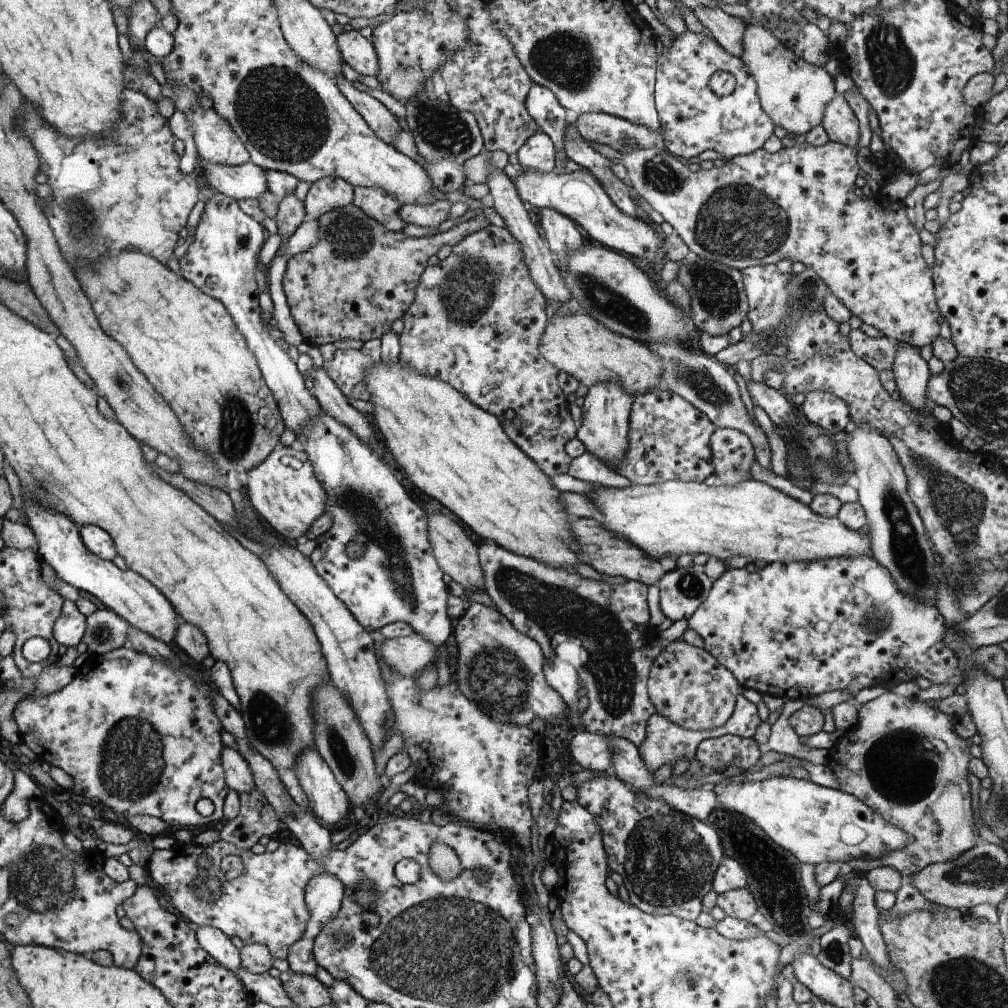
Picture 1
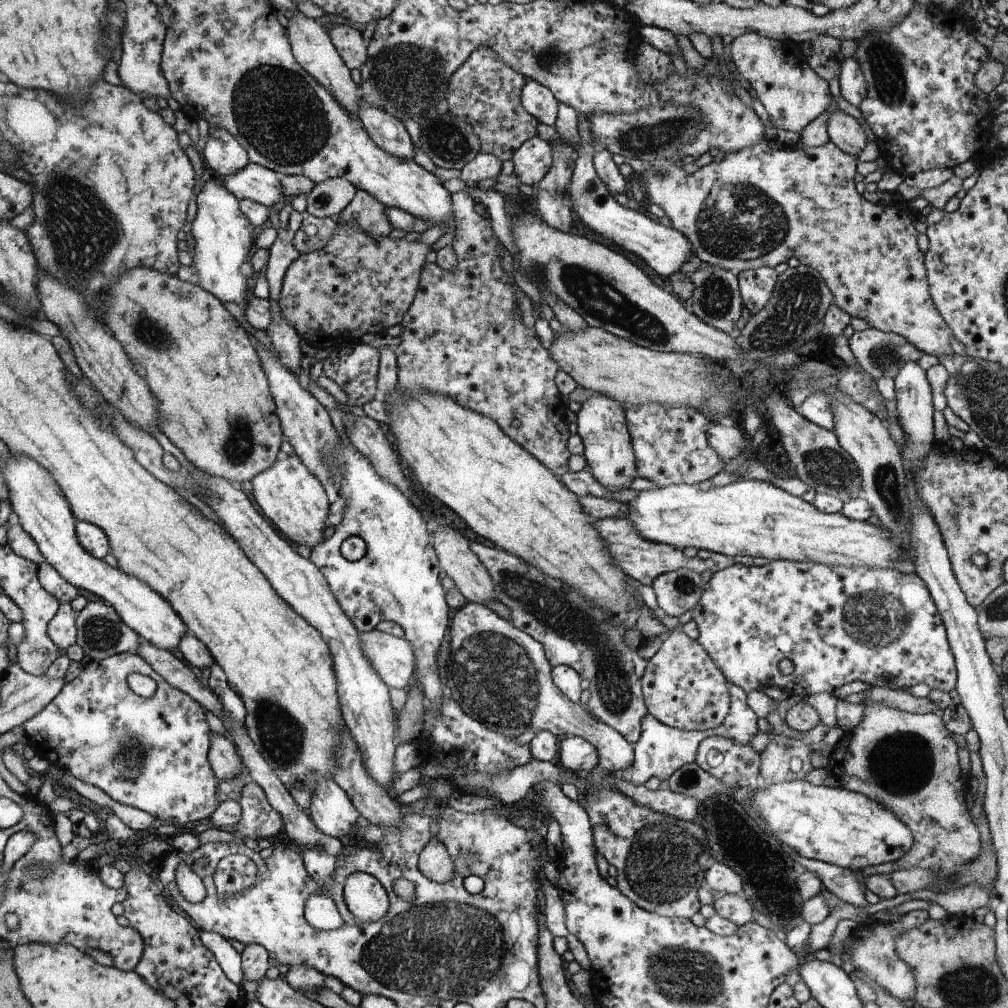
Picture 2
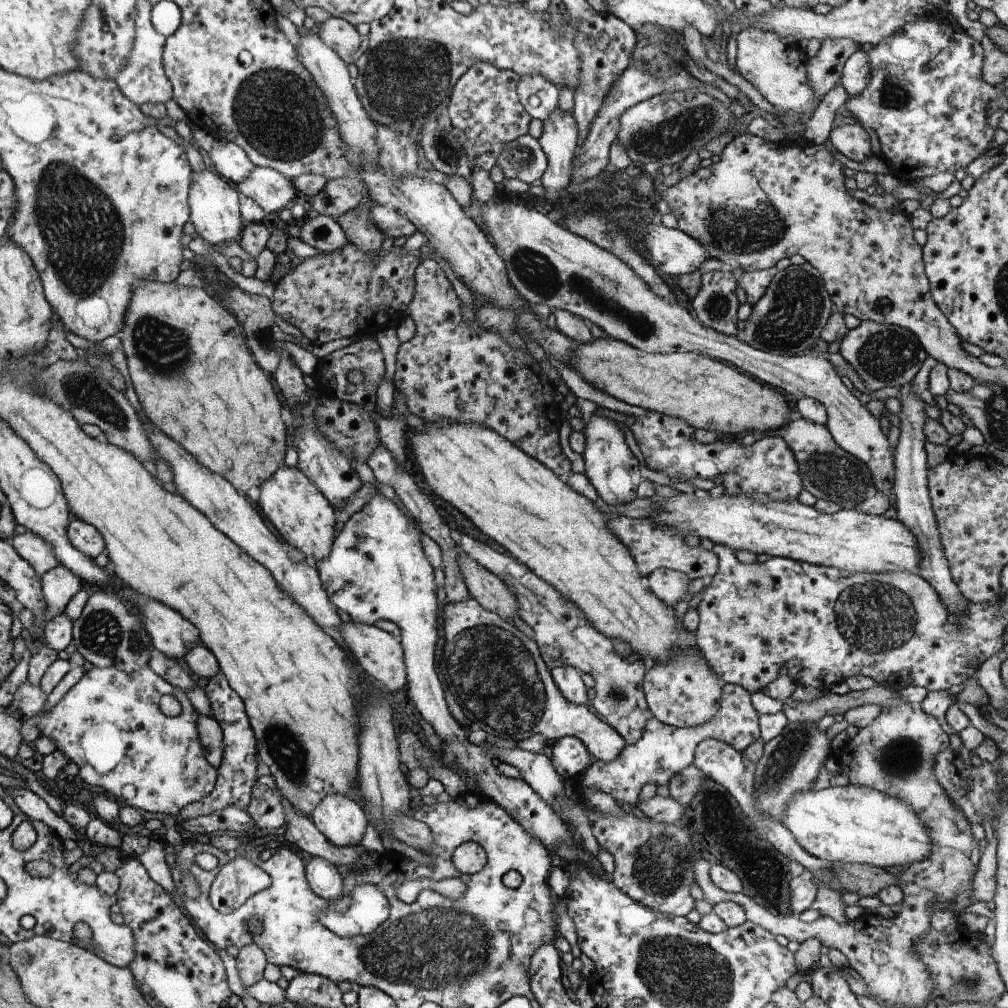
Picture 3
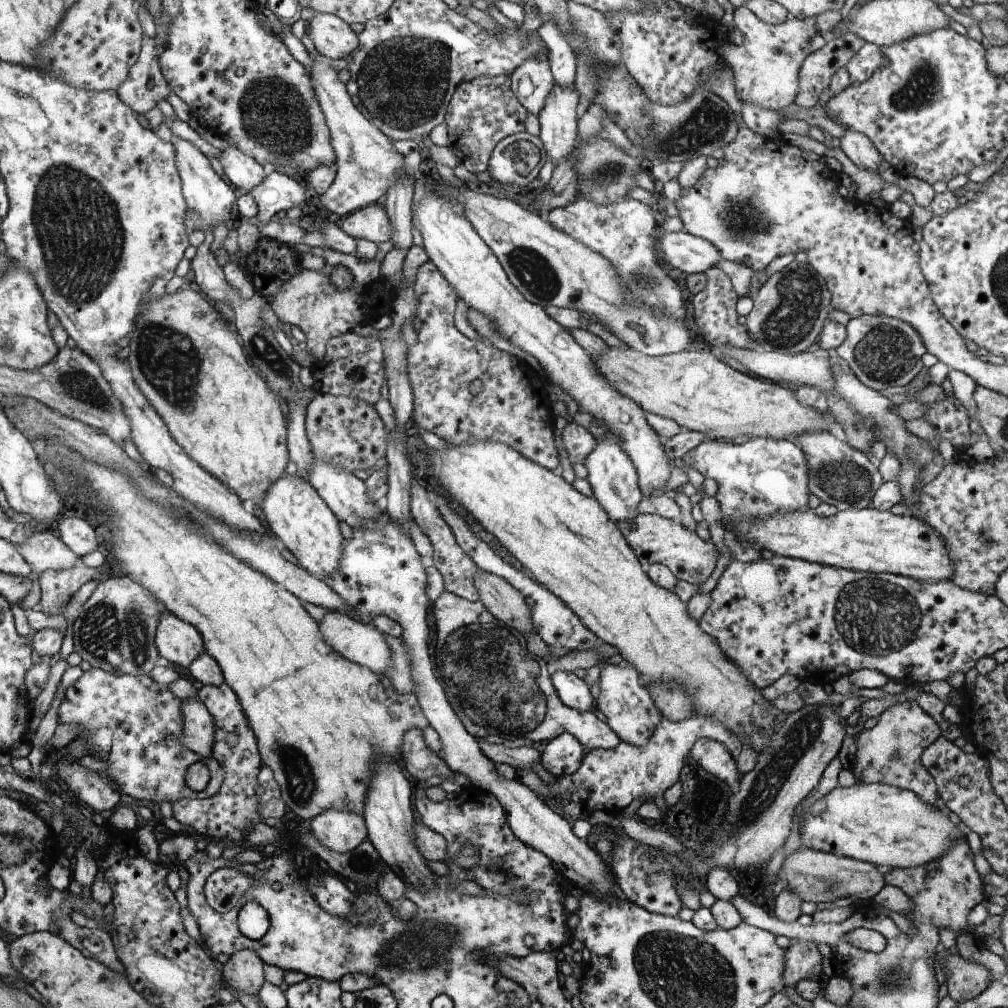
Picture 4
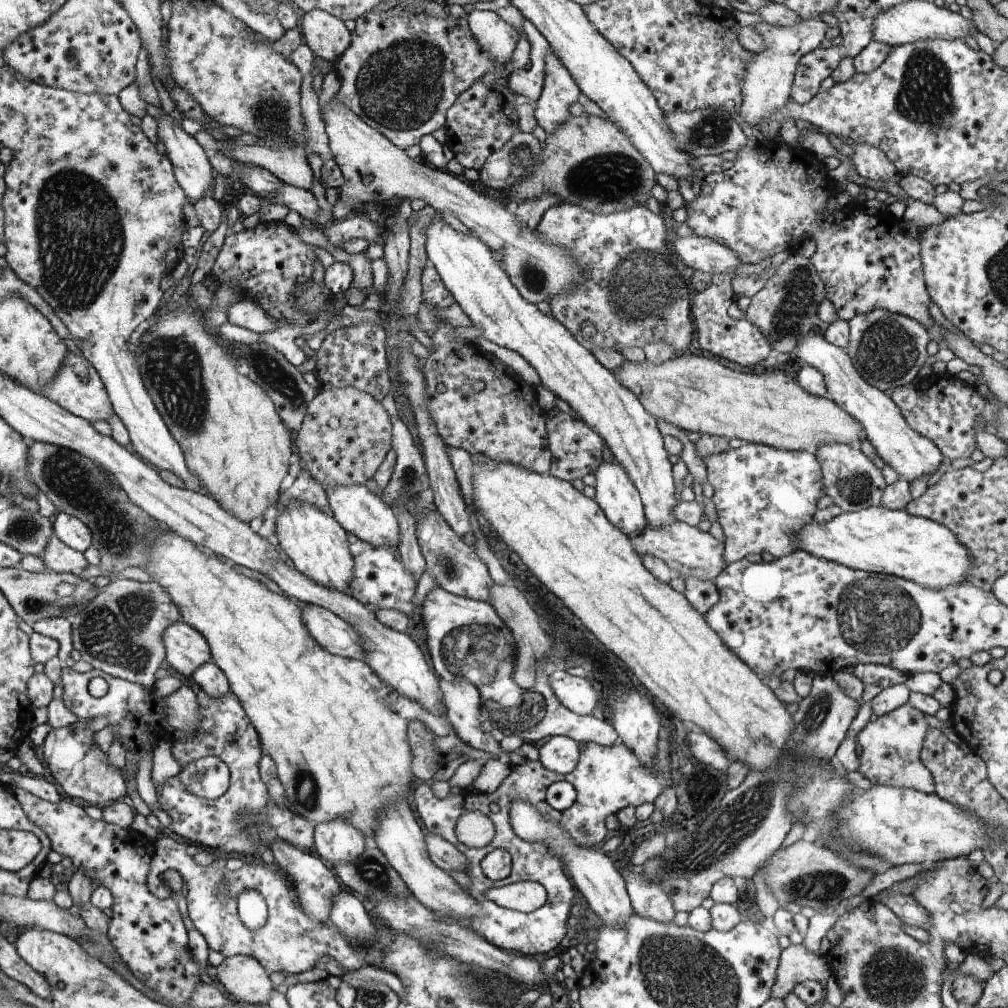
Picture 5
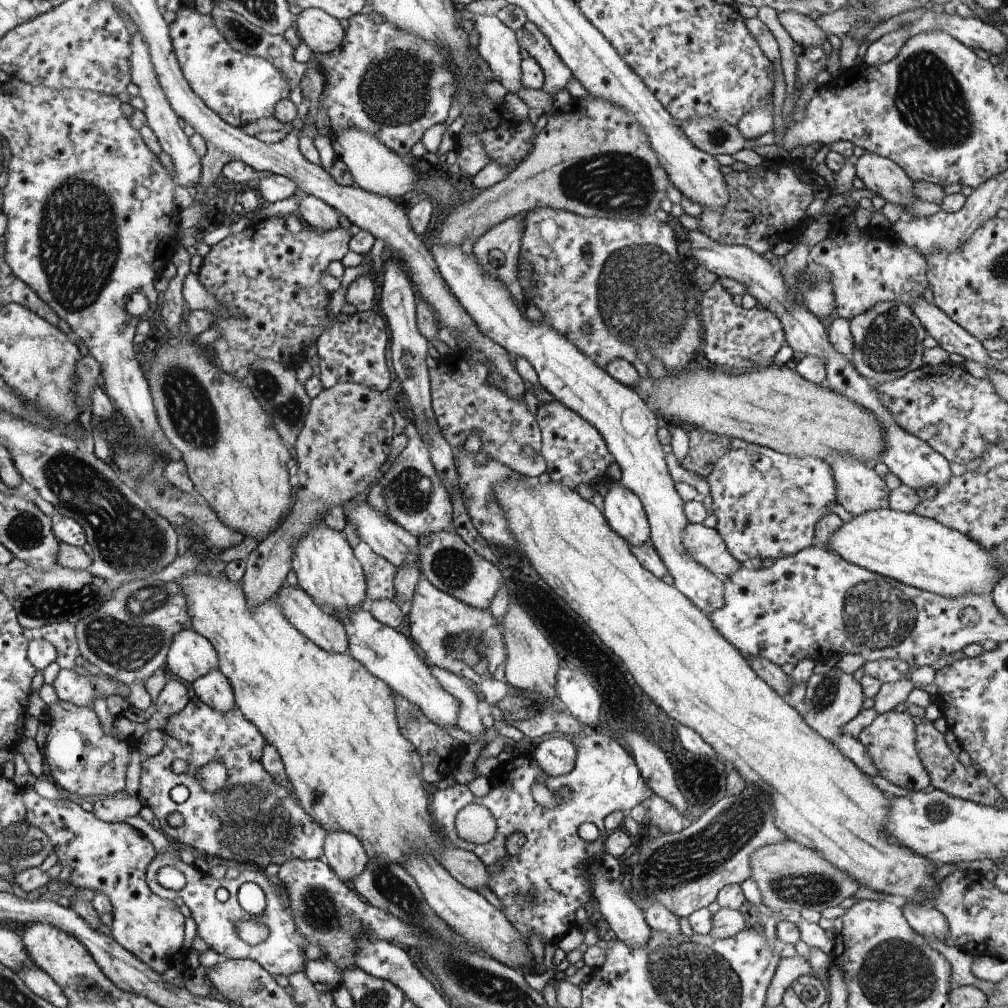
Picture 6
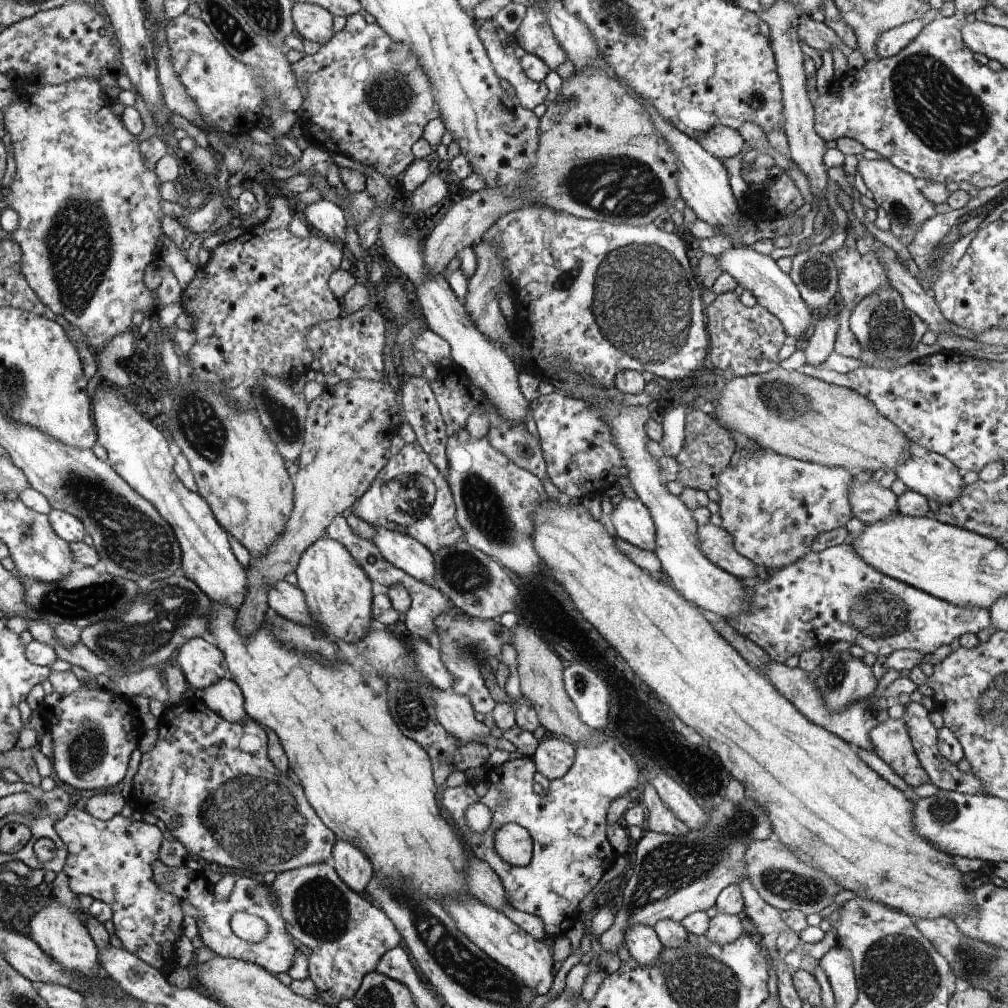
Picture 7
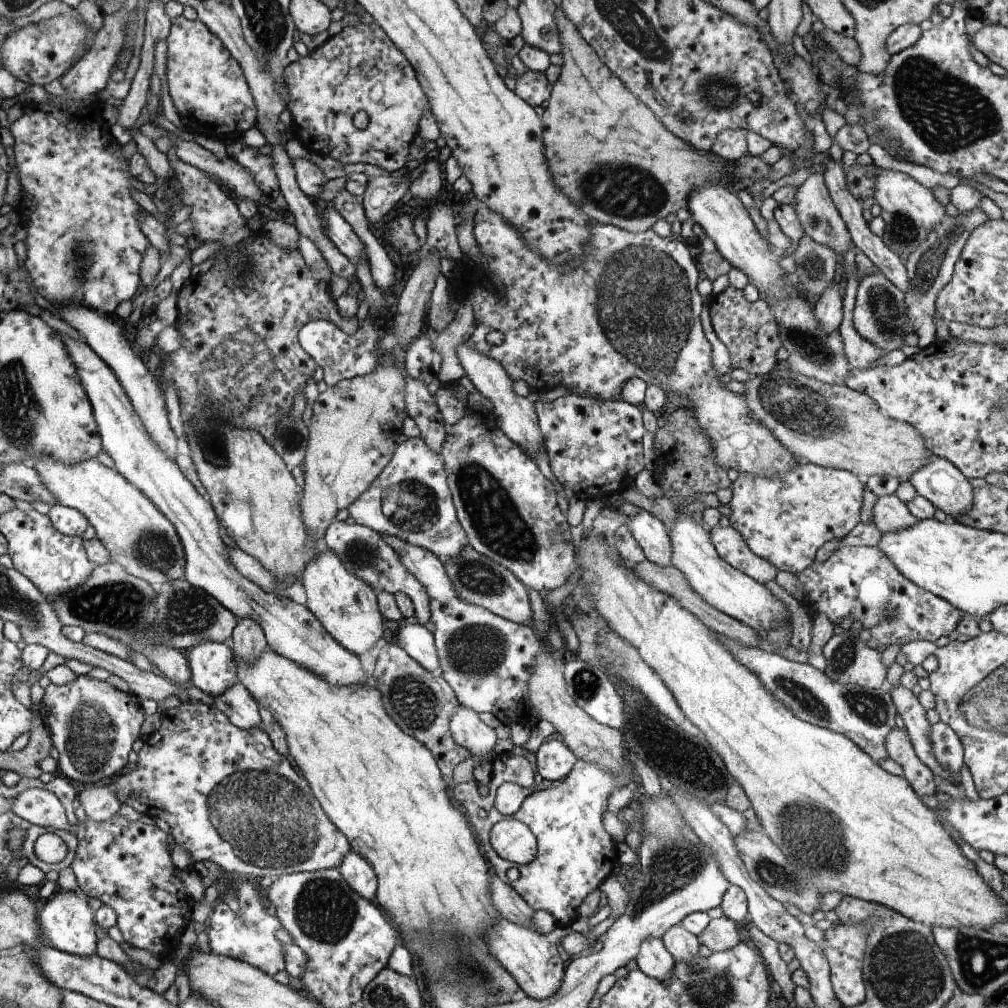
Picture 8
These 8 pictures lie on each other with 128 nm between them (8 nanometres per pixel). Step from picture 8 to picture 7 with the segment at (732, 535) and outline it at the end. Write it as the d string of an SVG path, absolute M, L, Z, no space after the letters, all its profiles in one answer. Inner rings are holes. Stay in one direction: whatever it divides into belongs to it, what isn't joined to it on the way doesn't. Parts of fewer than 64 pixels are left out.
M712 523L700 526L700 550L718 568L730 572L736 578L752 580L758 577L756 564L736 552L732 536L721 526L717 527Z

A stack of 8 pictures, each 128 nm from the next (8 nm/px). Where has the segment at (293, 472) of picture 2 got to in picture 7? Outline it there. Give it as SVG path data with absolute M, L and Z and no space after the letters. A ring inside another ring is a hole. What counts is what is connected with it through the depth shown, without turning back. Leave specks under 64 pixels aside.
M320 537L299 559L296 568L297 587L306 597L308 610L314 622L338 642L358 644L370 630L372 624L372 586L364 570L356 563L352 554L340 542Z

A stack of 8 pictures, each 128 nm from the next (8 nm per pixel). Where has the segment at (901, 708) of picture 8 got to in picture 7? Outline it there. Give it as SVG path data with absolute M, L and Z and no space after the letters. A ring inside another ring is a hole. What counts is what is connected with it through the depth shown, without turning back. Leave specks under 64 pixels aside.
M910 702L910 704L904 706L904 711L902 718L906 723L906 728L909 729L912 746L916 751L916 756L922 768L928 773L931 783L945 791L956 791L966 795L982 795L982 782L972 774L972 771L966 774L960 772L957 764L950 764L950 762L938 752L938 746L936 746L938 729L934 727L934 724L930 721L928 717L929 712L924 708L924 705L920 702Z

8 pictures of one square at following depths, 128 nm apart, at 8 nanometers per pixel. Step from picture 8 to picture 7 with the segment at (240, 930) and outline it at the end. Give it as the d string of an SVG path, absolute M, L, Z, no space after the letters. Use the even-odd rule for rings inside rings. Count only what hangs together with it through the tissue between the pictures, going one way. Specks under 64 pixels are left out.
M160 860L152 864L154 870L154 882L159 889L180 896L181 900L190 902L194 908L198 908L200 918L196 921L198 928L197 940L202 948L207 947L217 955L226 958L242 959L254 964L259 964L272 974L288 972L295 962L296 952L299 945L291 934L288 934L287 923L283 919L278 903L275 901L271 889L264 888L257 883L256 879L250 878L247 874L240 876L236 881L230 898L218 900L214 896L214 885L210 883L201 872L193 871L189 867L169 867ZM234 912L246 912L262 918L268 925L268 934L262 942L248 942L232 932L230 919Z

